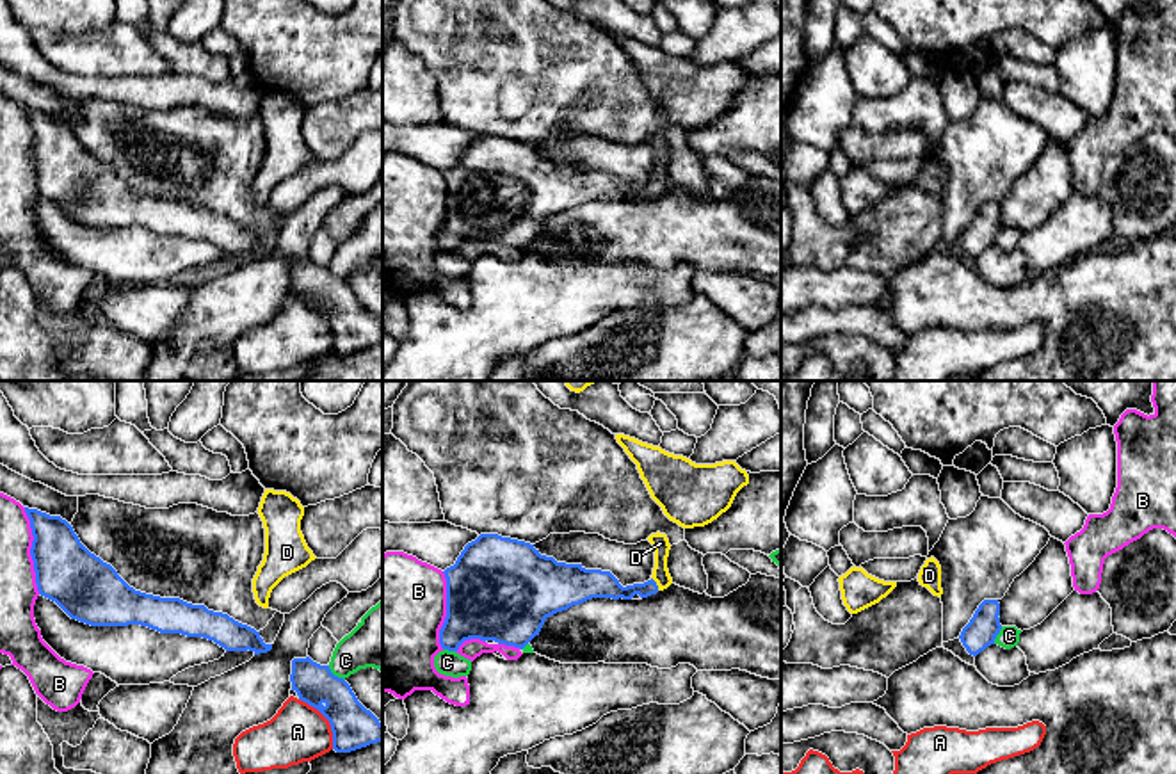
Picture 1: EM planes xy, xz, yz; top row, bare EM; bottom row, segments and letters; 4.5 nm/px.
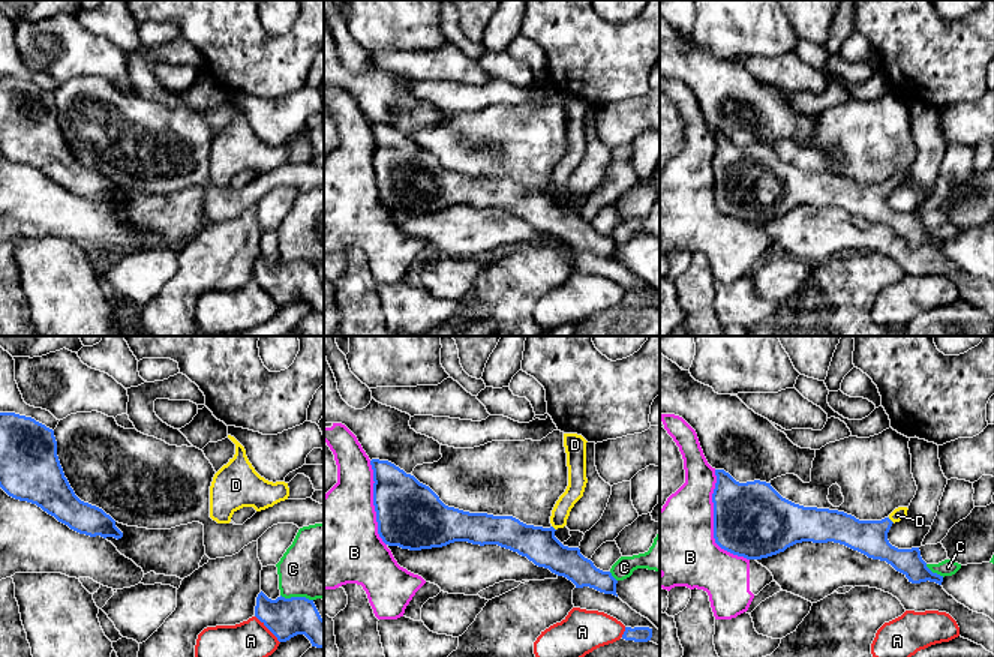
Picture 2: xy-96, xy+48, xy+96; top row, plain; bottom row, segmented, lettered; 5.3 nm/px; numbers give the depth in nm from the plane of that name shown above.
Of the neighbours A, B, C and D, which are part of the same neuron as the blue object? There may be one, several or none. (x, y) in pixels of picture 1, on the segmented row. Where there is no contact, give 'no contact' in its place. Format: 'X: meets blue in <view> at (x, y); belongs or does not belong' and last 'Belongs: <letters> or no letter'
A: meets blue in xy at (328, 719); does not belong
B: meets blue in xy at (31, 550); does not belong
C: meets blue in xy at (333, 675); does not belong
D: meets blue in xz at (655, 584); belongs
Belongs: D

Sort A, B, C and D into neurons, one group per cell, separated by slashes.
A / B / C / D

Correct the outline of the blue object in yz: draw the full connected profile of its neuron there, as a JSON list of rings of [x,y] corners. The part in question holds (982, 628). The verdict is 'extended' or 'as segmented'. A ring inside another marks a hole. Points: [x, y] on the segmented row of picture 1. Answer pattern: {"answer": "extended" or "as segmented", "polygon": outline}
{"answer": "as segmented", "polygon": [[[984,600],[975,610],[970,623],[963,628],[959,639],[966,651],[977,657],[987,646],[995,644],[1002,630],[998,600]]]}

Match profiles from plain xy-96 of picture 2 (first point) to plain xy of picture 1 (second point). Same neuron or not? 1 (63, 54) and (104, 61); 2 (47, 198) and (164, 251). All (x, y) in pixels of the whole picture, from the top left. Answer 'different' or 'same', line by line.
1: same
2: same

